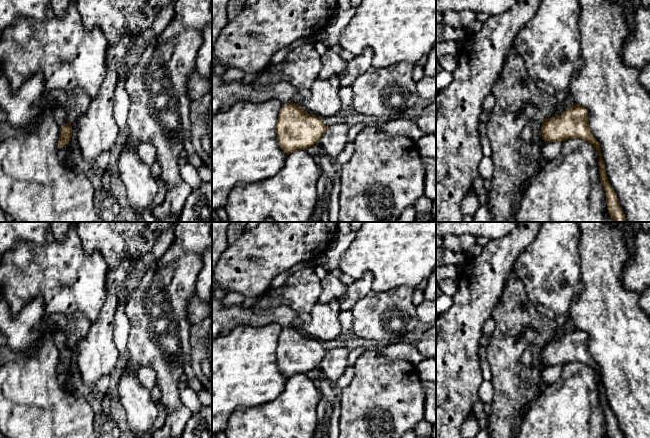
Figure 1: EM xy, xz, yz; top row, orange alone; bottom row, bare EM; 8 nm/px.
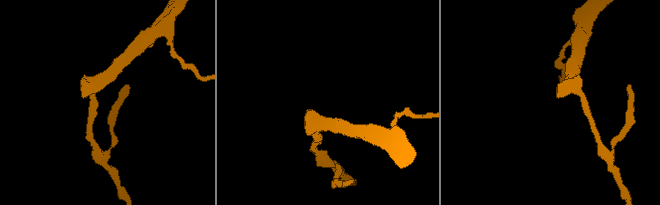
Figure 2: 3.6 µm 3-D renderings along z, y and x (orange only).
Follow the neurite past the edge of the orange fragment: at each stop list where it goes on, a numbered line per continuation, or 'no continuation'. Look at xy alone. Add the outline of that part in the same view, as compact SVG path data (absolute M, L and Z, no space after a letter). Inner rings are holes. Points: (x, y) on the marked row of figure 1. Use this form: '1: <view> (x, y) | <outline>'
1: xy (60, 116) | M58 107L58 108L53 108L52 109L52 118L56 122L56 124L58 125L59 132L61 134L61 130L60 130L61 127L64 124L68 123L70 121L71 117L70 117L69 113L66 110Z

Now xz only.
1: xz (223, 93) | M212 71L212 116L224 105L247 101L262 103L276 99L282 105L293 102L298 90L288 82L280 82L272 86L255 87L253 84L243 84L242 81L225 82L222 75Z

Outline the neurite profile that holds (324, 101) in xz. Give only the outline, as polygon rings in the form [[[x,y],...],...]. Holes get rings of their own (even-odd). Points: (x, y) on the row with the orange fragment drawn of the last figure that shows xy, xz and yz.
[[[332,76],[327,80],[318,77],[309,89],[309,97],[302,102],[302,109],[320,118],[341,113],[341,99],[338,94],[340,88],[339,76]]]

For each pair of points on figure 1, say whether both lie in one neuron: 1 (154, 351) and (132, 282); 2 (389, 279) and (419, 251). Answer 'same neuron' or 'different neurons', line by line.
1: different neurons
2: same neuron

